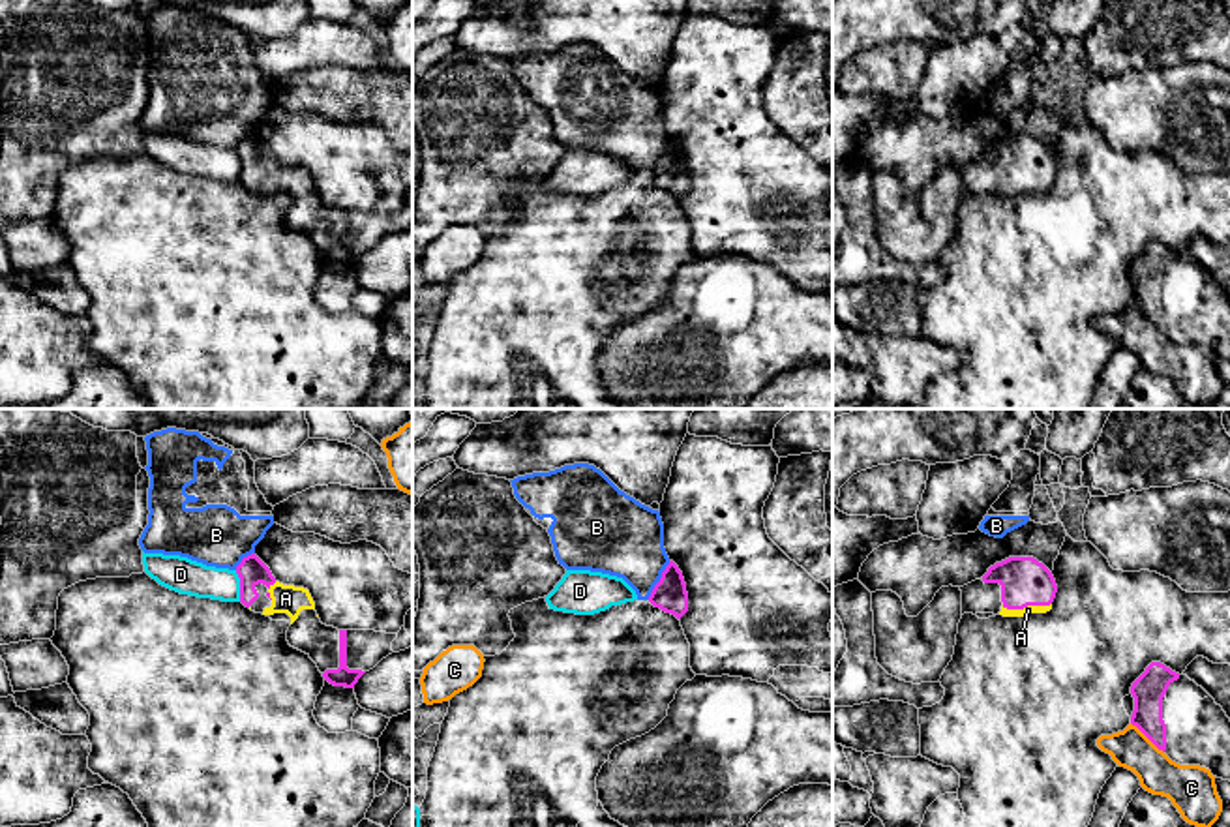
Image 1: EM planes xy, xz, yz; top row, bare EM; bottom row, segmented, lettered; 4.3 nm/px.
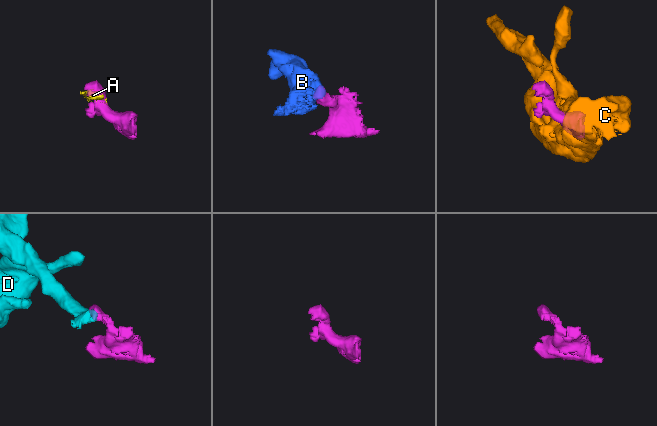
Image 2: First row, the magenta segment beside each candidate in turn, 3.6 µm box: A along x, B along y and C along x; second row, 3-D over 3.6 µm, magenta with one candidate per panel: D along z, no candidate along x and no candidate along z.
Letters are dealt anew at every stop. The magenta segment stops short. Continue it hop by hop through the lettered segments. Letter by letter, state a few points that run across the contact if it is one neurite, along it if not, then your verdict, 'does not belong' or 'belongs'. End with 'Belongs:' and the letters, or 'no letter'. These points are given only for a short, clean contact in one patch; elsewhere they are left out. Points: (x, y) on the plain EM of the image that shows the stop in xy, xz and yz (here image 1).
A: line yz (1024, 162), (1026, 186), (1028, 190); belongs
B: line xz (670, 141), (647, 179); does not belong
C: does not belong
D: line xy (235, 150), (240, 180); does not belong
Belongs: A

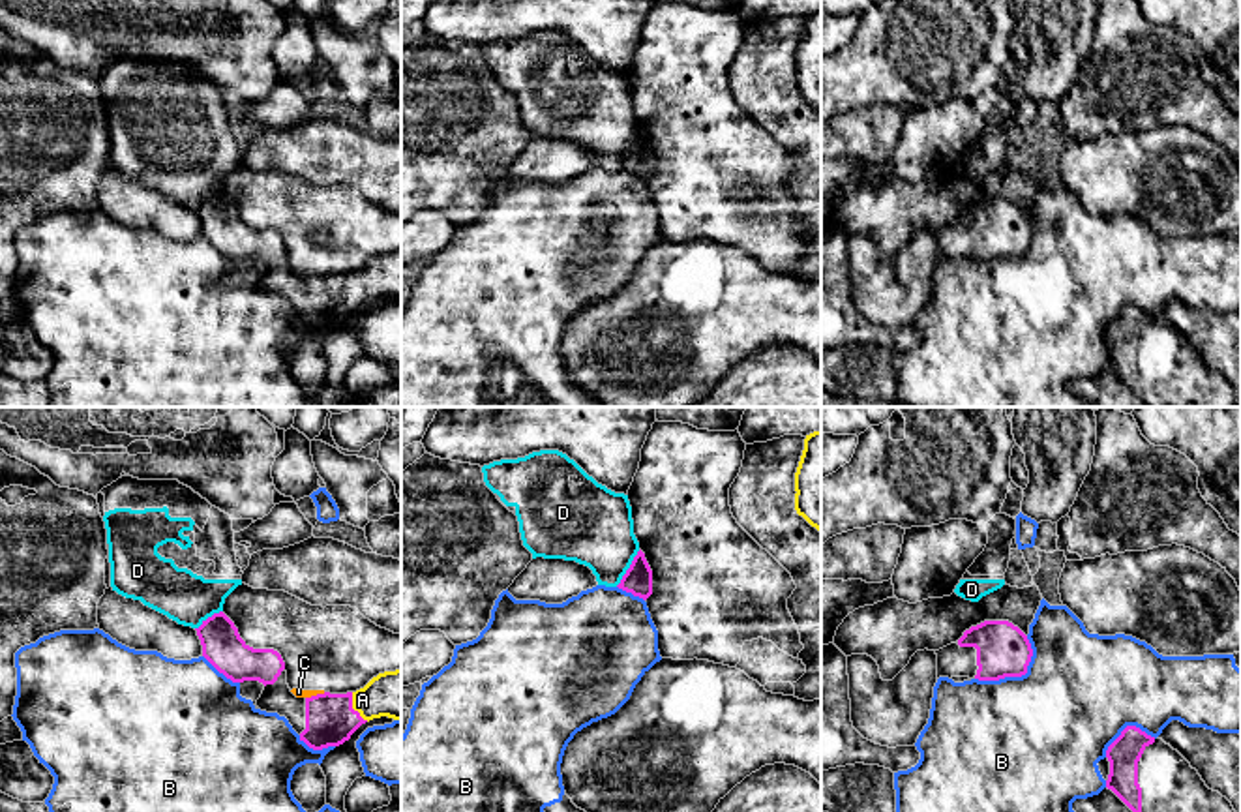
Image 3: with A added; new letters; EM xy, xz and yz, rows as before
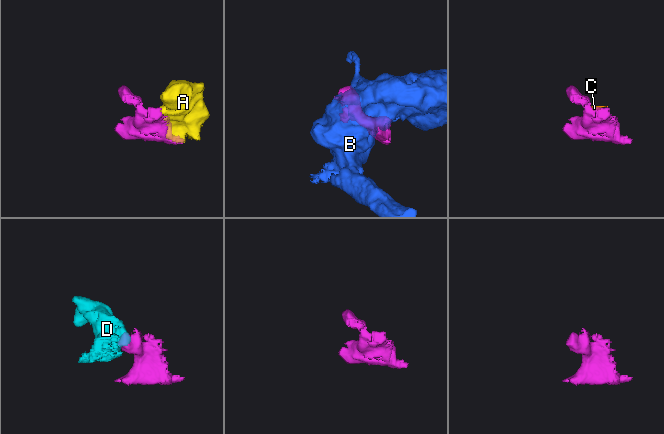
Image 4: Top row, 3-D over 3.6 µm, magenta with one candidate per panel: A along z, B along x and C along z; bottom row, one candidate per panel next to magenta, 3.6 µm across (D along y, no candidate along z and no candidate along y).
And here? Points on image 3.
A: belongs
B: does not belong
C: line xy (325, 272), (306, 278); does not belong
D: line xz (640, 130), (615, 165); does not belong
Belongs: A

